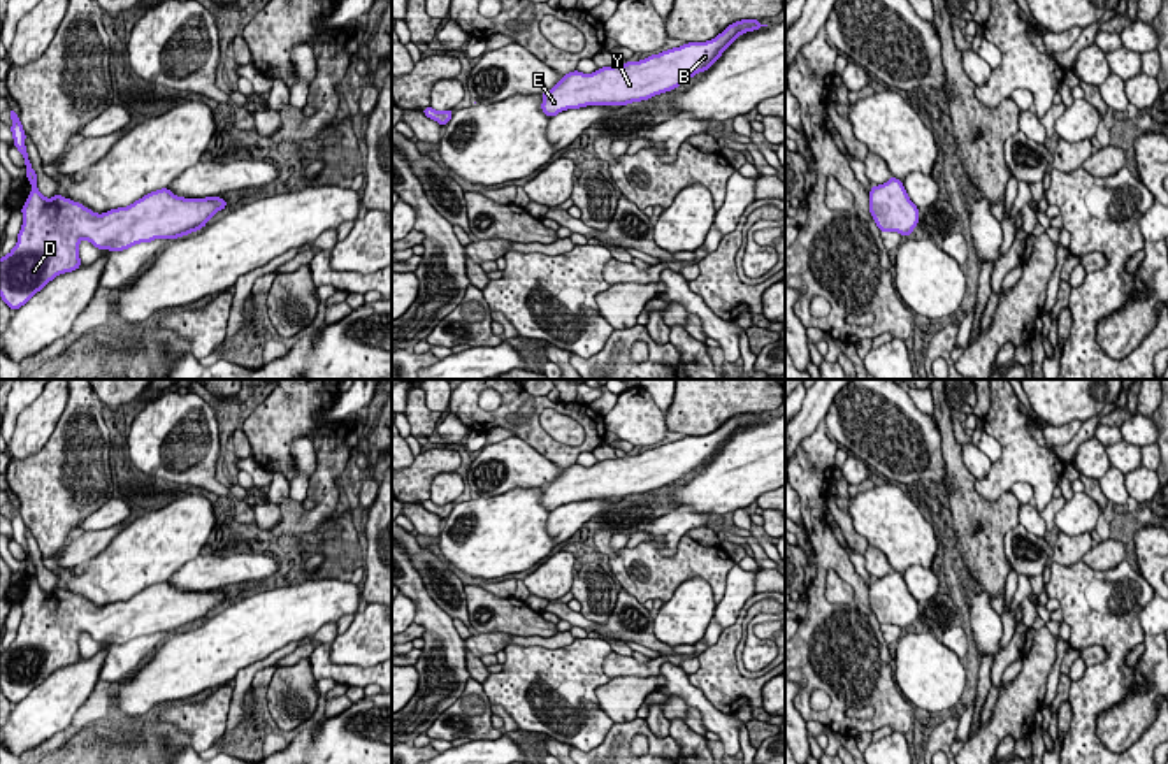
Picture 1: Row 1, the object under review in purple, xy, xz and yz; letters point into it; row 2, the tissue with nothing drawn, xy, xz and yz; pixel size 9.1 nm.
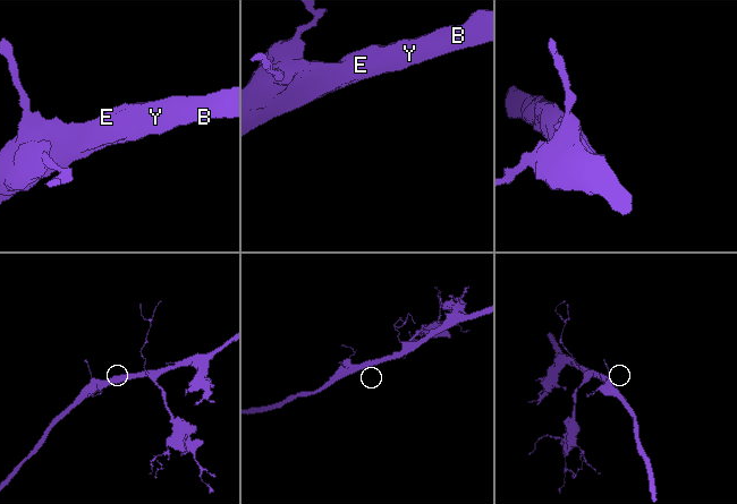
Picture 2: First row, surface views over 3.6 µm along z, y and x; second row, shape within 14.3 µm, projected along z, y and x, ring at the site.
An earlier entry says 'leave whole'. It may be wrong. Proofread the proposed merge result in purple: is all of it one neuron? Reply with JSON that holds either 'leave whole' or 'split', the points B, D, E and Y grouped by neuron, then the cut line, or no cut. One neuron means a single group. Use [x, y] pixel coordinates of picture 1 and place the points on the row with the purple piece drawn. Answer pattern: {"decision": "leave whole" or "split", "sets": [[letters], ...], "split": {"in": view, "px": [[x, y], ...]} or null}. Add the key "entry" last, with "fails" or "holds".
{"decision": "leave whole", "sets": [["B", "D", "E", "Y"]], "split": null, "entry": "holds"}

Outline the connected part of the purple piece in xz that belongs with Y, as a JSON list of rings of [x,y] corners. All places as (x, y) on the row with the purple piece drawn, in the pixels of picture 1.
[[[741,19],[706,42],[689,42],[639,61],[602,67],[592,74],[573,70],[562,76],[550,91],[541,93],[541,111],[553,118],[567,109],[587,105],[624,107],[650,100],[678,88],[697,72],[706,72],[739,35],[762,26],[768,25],[757,19]]]

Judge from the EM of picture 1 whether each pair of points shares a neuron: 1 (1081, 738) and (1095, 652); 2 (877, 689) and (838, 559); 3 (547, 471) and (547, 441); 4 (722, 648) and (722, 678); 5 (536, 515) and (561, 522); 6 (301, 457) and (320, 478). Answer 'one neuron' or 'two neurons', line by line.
1: two neurons
2: one neuron
3: two neurons
4: one neuron
5: two neurons
6: two neurons

